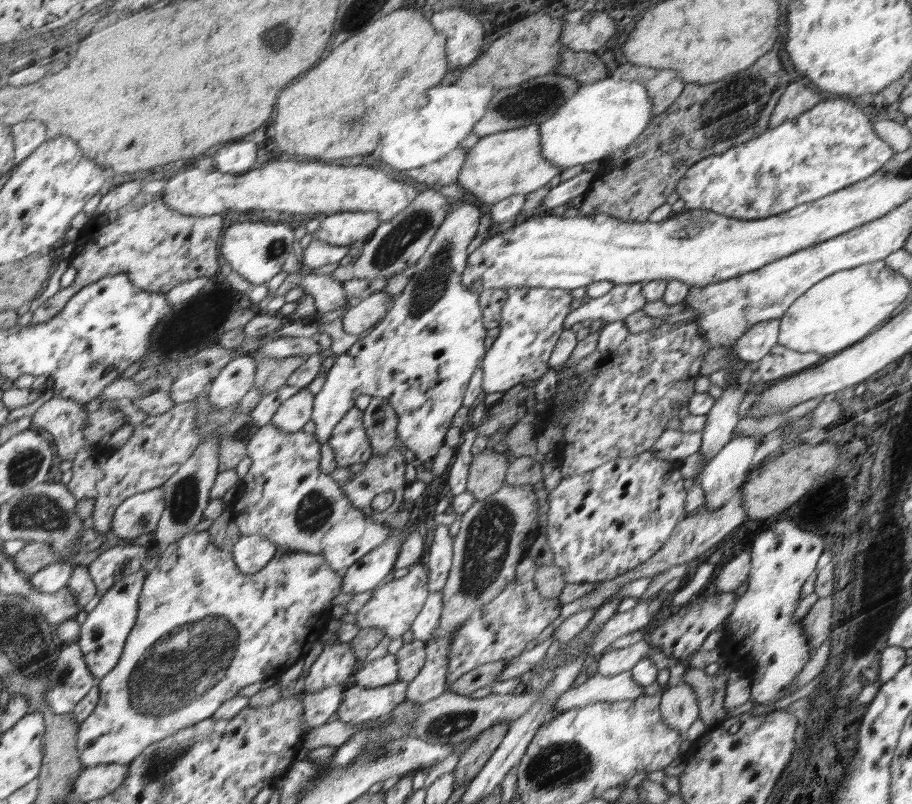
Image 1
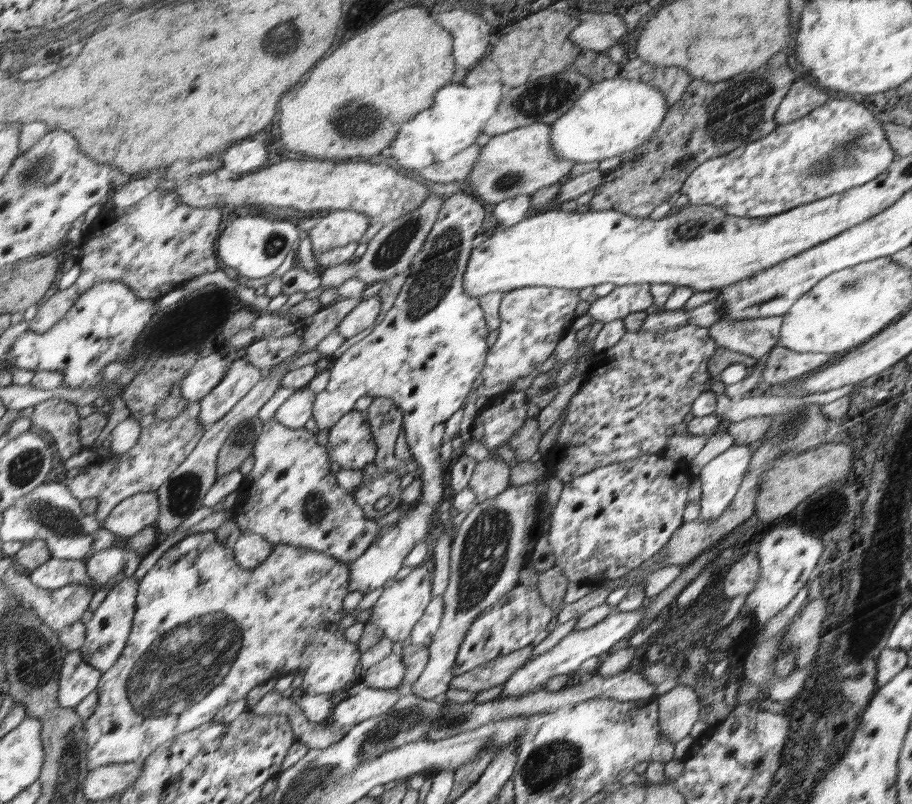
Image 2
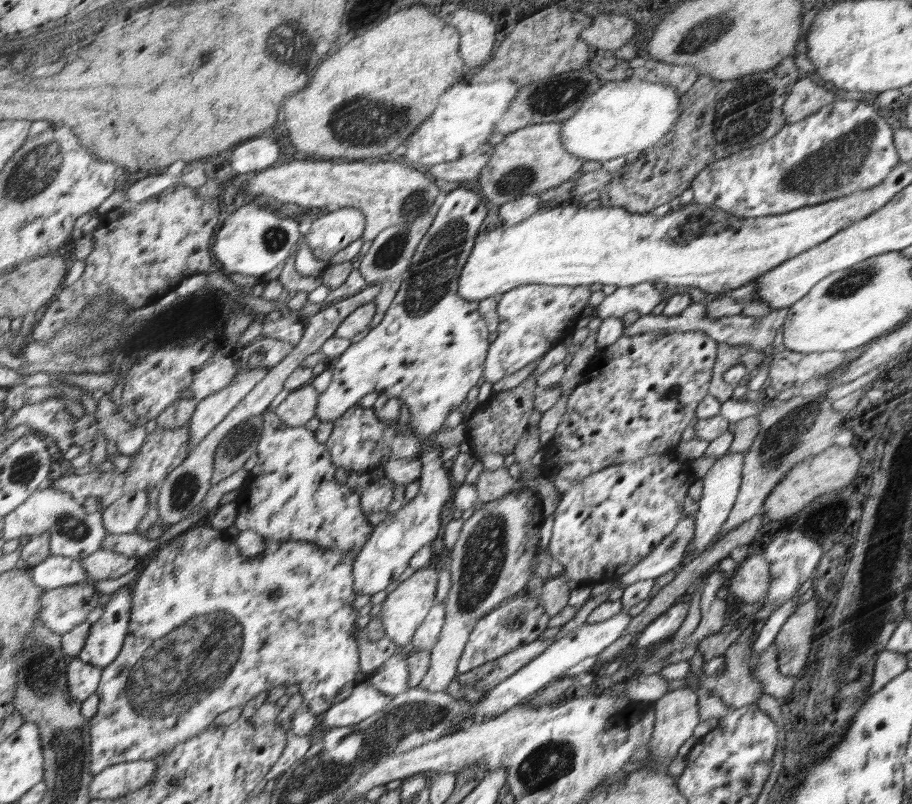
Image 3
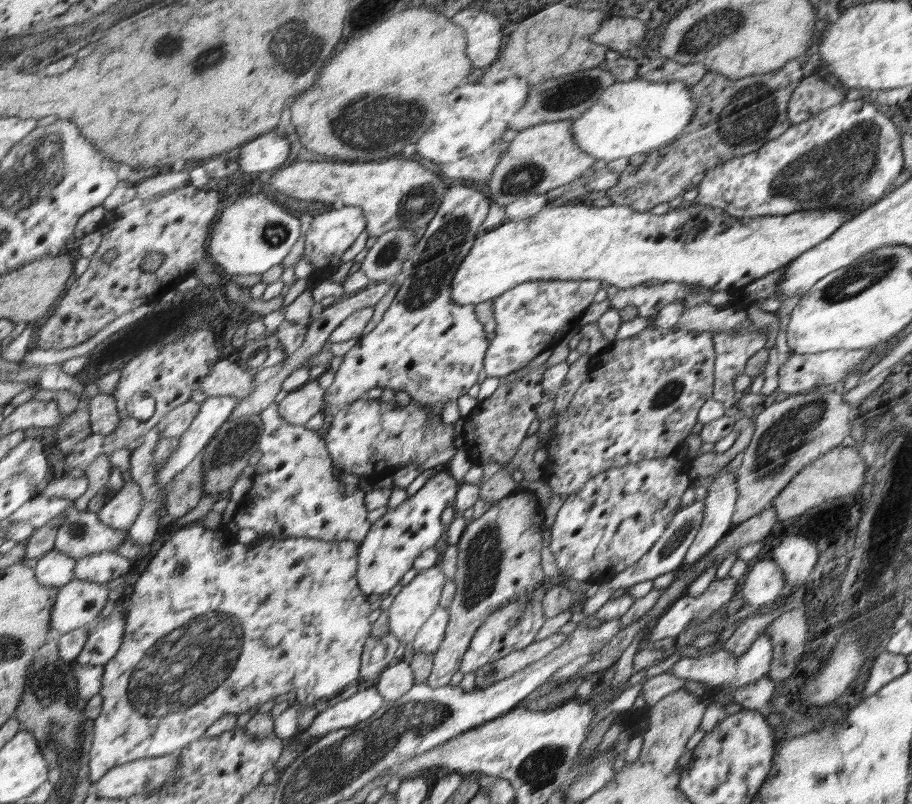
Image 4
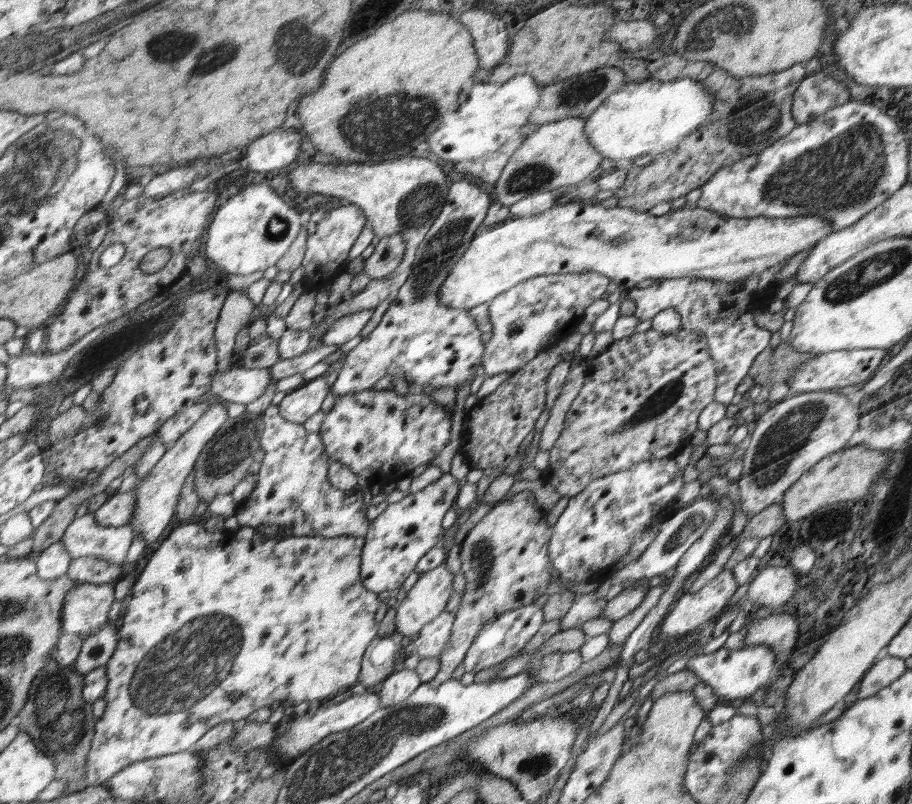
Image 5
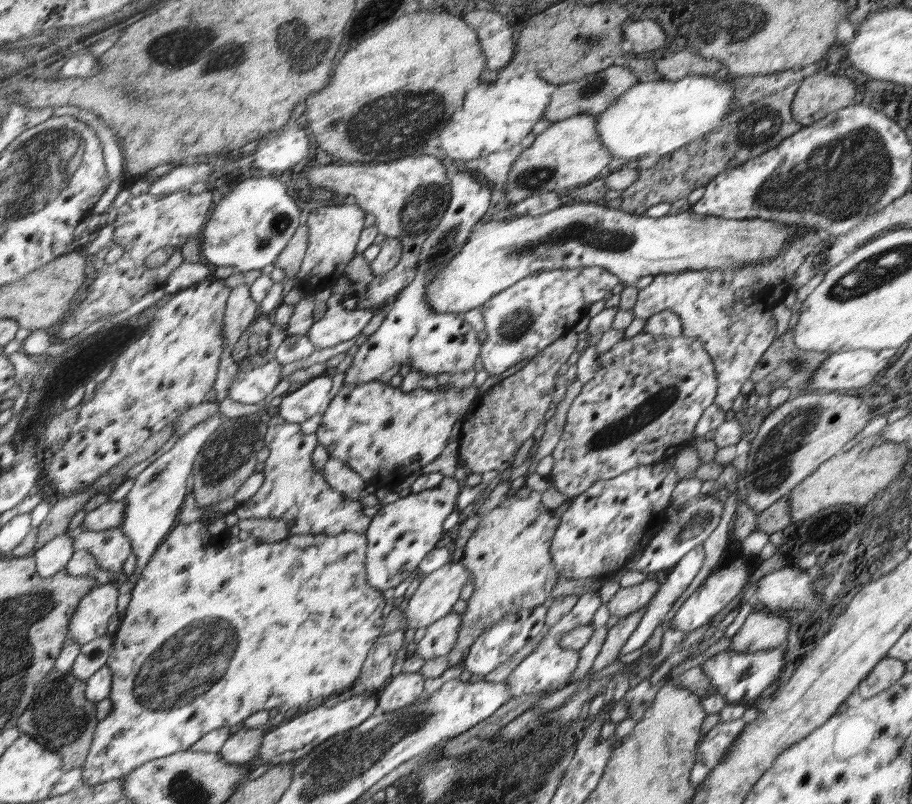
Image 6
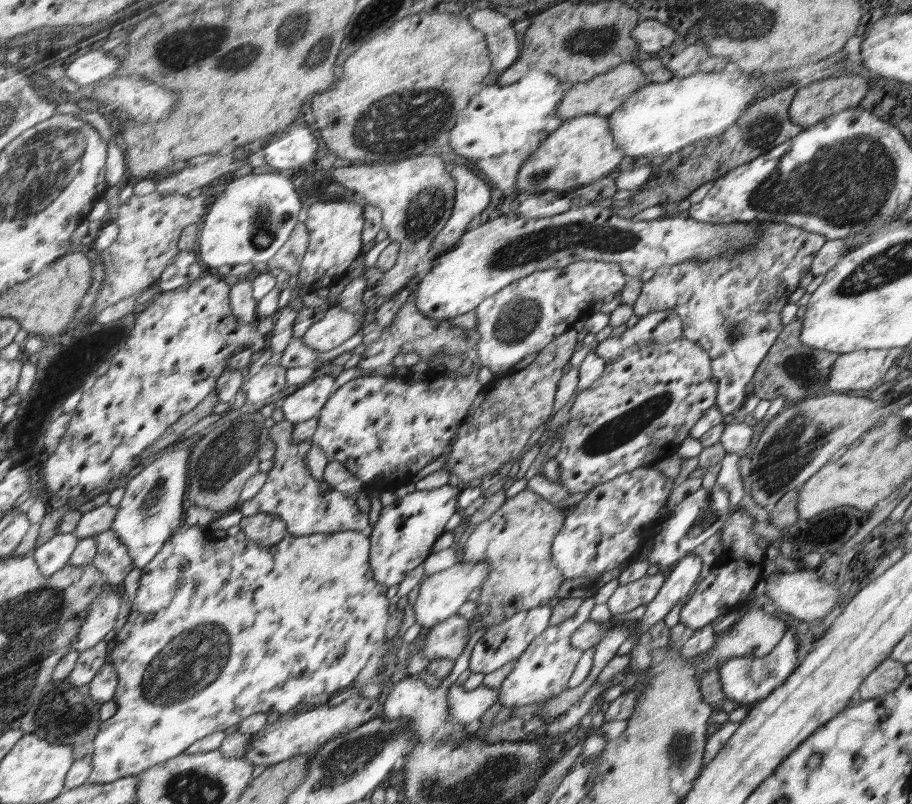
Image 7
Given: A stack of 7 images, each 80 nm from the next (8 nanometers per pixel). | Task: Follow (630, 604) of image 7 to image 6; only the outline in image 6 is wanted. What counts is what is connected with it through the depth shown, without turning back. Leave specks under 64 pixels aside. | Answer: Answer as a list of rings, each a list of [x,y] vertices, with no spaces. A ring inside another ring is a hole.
[[[646,579],[642,583],[630,587],[620,587],[607,602],[608,610],[612,616],[622,617],[632,614],[650,602],[655,592],[660,588],[658,579]]]

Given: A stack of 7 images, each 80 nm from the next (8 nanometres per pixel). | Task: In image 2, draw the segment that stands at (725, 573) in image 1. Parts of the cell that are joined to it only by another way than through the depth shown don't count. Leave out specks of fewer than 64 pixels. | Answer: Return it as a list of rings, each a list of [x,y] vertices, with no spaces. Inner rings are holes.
[[[757,551],[746,552],[740,560],[732,563],[728,573],[722,580],[724,594],[733,598],[742,594],[748,596],[757,580],[761,578],[760,560],[757,559]]]

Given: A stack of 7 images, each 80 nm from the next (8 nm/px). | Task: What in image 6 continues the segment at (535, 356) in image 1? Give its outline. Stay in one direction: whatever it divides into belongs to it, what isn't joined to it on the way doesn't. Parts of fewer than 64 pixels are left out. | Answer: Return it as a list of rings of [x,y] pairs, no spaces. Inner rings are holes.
[[[579,266],[568,270],[554,269],[530,275],[513,284],[512,287],[506,288],[498,296],[494,296],[490,304],[482,304],[480,308],[485,320],[481,352],[484,368],[490,375],[500,374],[518,362],[522,362],[524,358],[532,359],[533,356],[540,354],[549,344],[560,339],[562,334],[572,330],[576,322],[588,312],[590,304],[601,301],[606,290],[608,288],[612,290],[616,284],[621,284],[618,277],[601,266]]]

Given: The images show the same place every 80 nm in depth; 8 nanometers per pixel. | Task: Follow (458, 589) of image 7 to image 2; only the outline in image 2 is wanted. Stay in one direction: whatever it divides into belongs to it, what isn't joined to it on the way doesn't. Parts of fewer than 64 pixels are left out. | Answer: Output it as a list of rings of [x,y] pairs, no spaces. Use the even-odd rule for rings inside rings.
[[[423,564],[415,567],[405,578],[397,580],[389,588],[385,588],[381,596],[370,609],[369,622],[384,631],[383,636],[393,643],[403,643],[420,622],[433,596],[433,574]]]

